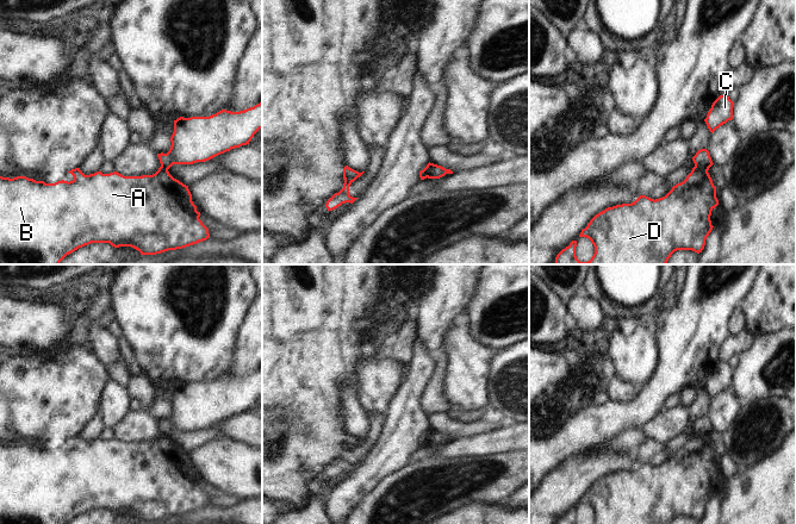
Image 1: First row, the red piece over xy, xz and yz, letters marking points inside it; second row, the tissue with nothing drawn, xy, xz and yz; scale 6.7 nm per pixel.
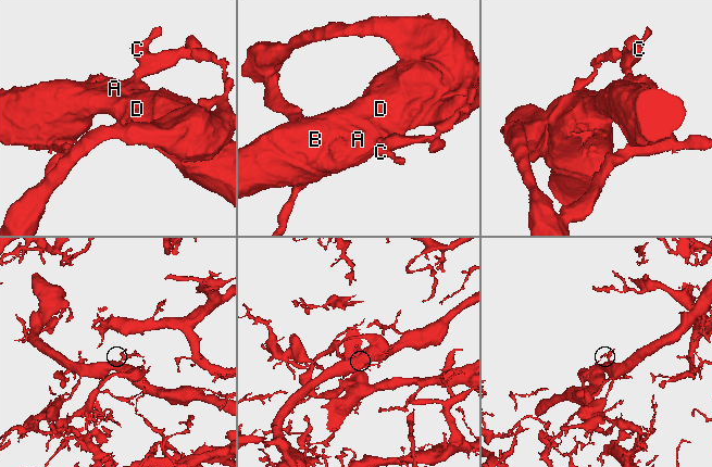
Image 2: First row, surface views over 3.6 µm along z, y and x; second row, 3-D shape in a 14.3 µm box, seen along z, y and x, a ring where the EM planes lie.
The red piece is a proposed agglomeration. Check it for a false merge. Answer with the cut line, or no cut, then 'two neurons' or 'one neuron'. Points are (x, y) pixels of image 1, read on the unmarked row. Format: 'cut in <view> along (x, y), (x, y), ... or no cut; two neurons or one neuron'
cut in xz along (430, 430), (426, 443); two neurons

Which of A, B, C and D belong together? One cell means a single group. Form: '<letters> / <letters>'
A B D / C

